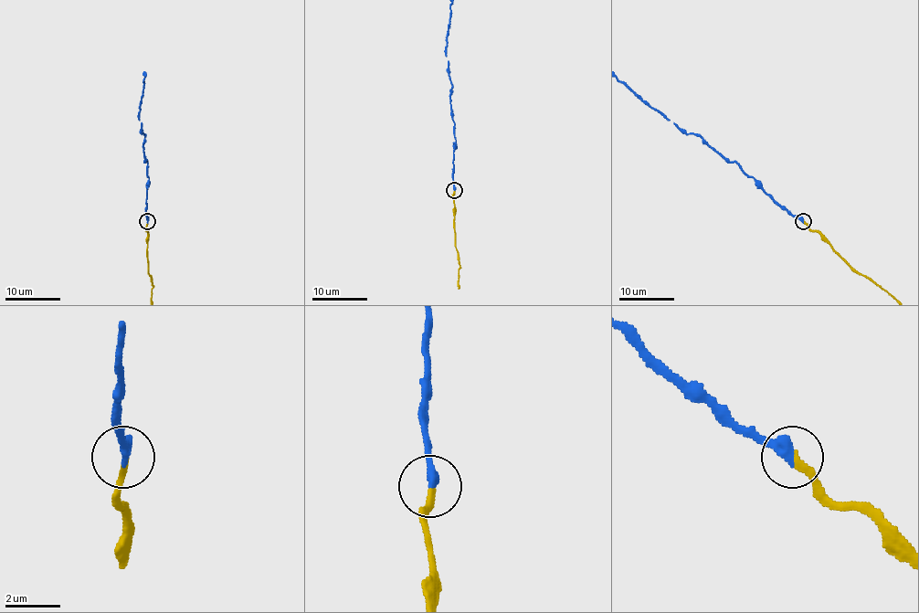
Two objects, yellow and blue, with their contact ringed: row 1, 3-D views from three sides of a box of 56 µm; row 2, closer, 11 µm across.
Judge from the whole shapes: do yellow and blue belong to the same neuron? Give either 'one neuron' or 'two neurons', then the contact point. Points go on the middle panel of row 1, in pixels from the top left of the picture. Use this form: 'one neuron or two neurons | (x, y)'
one neuron | (454, 190)

